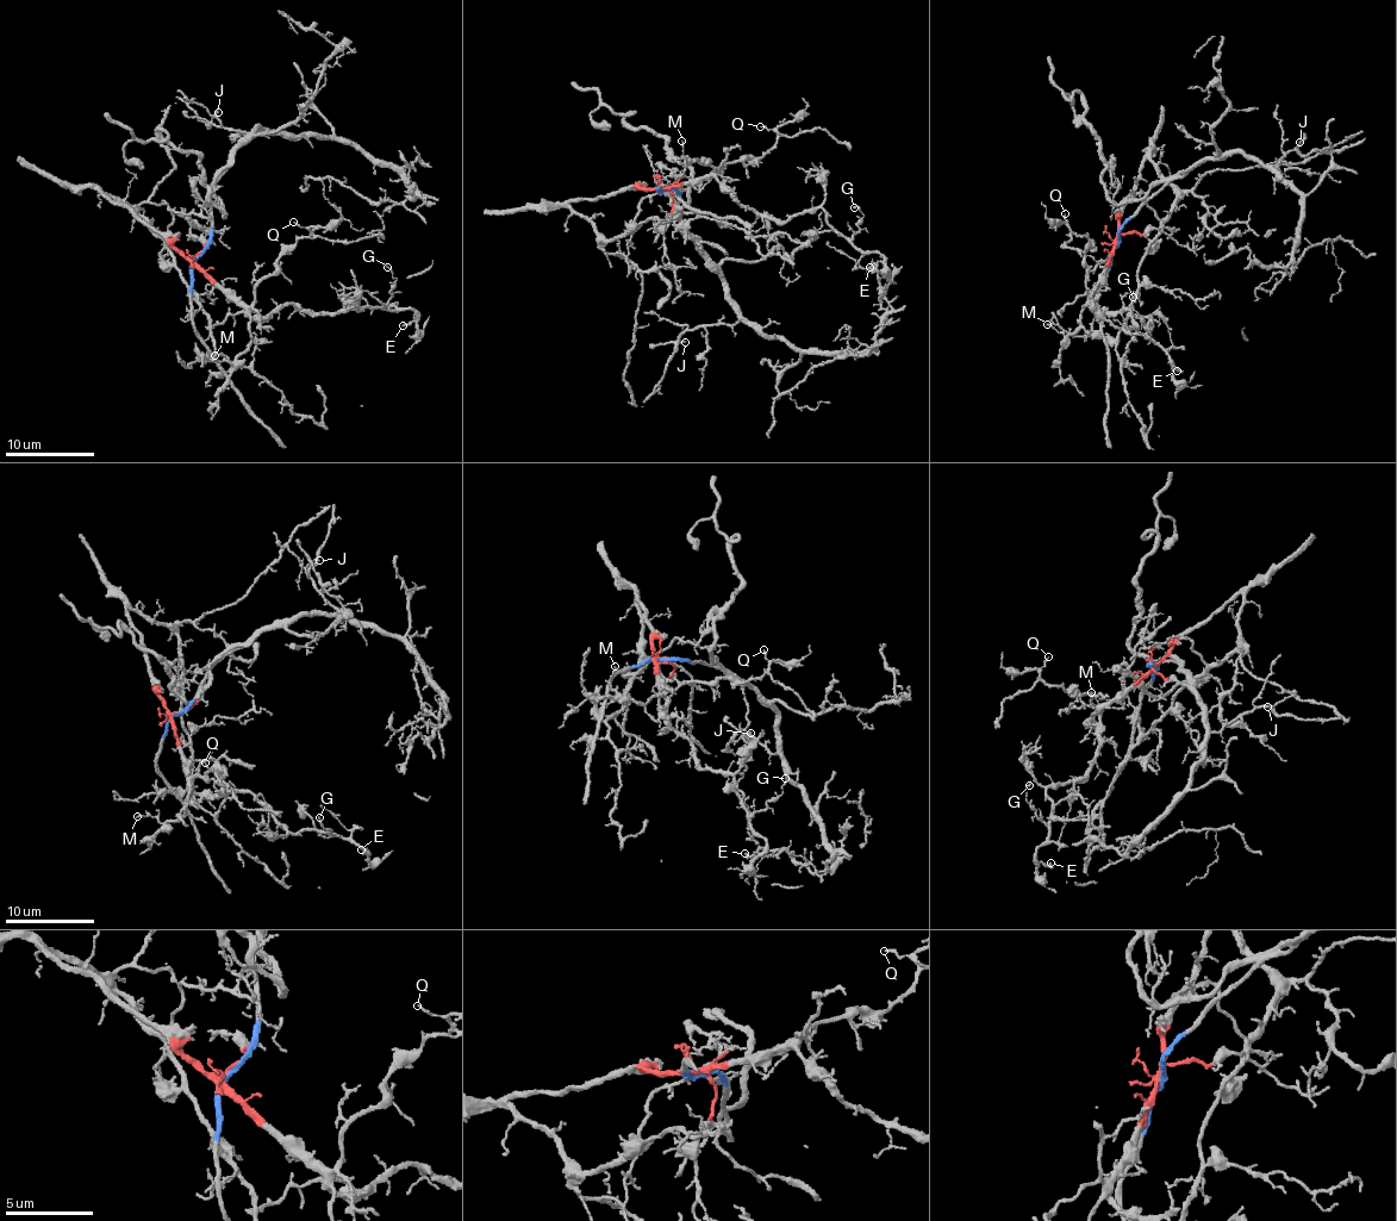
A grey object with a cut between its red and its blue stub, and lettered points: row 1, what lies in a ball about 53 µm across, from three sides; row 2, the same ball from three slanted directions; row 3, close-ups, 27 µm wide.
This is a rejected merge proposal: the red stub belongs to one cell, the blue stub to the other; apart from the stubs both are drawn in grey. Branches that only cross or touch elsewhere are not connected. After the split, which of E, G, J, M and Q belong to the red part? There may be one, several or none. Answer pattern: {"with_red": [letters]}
{"with_red": ["E", "G", "M", "Q"]}

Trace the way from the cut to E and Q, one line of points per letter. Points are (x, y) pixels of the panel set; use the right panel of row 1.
E: (1118, 238), (1093, 303), (1116, 313), (1129, 311), (1134, 329), (1122, 330), (1147, 336), (1162, 348), (1177, 369)
Q: (1118, 238), (1107, 267), (1089, 292), (1084, 261), (1089, 240), (1071, 230), (1065, 213)

